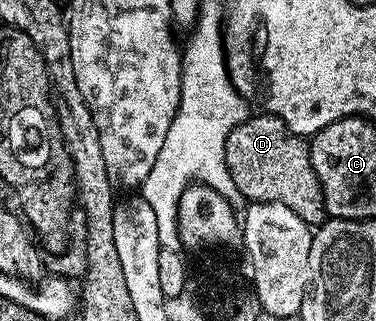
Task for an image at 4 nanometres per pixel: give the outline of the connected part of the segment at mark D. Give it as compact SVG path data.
M250 115L227 138L225 165L229 167L235 186L250 201L283 202L287 210L295 210L310 226L325 223L327 213L319 178L311 166L308 143L294 136L278 116Z

